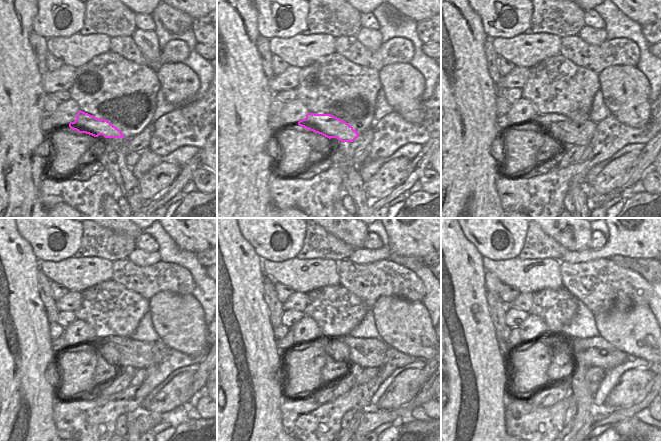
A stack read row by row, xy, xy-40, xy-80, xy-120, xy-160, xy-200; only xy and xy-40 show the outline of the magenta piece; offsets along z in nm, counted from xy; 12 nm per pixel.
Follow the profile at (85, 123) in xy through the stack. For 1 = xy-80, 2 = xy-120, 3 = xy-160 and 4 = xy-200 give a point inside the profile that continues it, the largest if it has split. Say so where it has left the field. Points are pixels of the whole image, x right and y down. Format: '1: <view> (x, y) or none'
1: xy-80 (558, 126)
2: xy-120 (137, 354)
3: xy-160 (365, 352)
4: xy-200 (596, 351)

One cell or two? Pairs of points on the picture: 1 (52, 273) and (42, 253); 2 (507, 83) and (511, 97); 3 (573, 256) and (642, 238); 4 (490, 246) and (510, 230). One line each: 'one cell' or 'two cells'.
1: two cells
2: two cells
3: one cell
4: one cell

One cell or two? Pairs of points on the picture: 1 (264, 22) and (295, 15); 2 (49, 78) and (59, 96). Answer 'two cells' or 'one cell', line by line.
1: one cell
2: two cells

